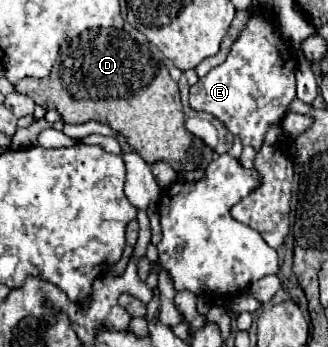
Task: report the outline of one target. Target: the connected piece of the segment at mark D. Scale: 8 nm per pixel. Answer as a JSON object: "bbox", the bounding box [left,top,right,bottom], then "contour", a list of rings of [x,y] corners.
{"bbox":[16,28,214,172],"contour":[[[100,28],[60,48],[58,62],[46,78],[24,78],[16,92],[30,96],[42,108],[60,112],[66,124],[100,122],[122,134],[128,144],[148,162],[168,162],[176,172],[206,170],[214,150],[192,136],[184,126],[178,84],[168,74],[168,64],[156,48],[138,44],[124,30]]]}

